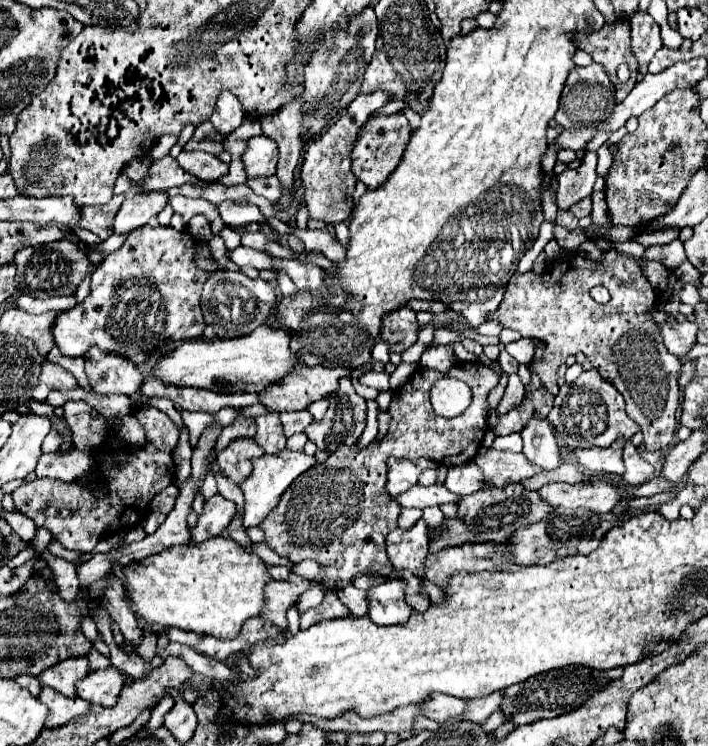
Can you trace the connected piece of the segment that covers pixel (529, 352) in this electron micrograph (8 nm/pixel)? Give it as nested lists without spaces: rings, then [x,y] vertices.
[[[521,338],[506,345],[505,349],[519,364],[529,365],[534,355],[535,346],[530,339]]]

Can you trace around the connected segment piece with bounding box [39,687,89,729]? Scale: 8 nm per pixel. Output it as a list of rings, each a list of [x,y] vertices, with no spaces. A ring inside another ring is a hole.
[[[43,687],[41,693],[39,693],[39,701],[43,705],[47,705],[49,709],[49,715],[47,715],[47,729],[53,729],[53,727],[61,727],[65,725],[67,721],[71,721],[73,717],[77,715],[85,715],[87,709],[89,709],[89,703],[75,697],[75,699],[69,699],[61,693],[55,693],[53,689],[47,689]]]

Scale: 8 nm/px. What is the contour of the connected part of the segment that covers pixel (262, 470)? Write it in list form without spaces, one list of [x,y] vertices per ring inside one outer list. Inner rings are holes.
[[[283,449],[279,455],[263,455],[253,461],[253,475],[241,483],[241,491],[245,495],[245,513],[243,513],[243,527],[261,525],[261,521],[277,507],[281,493],[293,483],[295,477],[305,473],[309,467],[315,465],[315,457],[309,457],[301,451],[287,451]]]

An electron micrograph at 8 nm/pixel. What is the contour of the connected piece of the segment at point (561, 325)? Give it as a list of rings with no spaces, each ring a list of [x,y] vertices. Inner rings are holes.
[[[613,249],[605,252],[603,263],[593,263],[581,253],[563,253],[561,261],[549,265],[543,275],[529,271],[521,277],[513,277],[491,319],[507,329],[519,331],[523,337],[545,343],[543,357],[533,361],[529,369],[539,375],[541,385],[551,395],[559,391],[557,369],[569,355],[583,353],[601,377],[611,381],[625,397],[627,415],[639,423],[645,449],[659,451],[669,447],[677,429],[675,413],[681,397],[677,379],[681,375],[681,363],[665,349],[659,329],[651,321],[657,293],[643,277],[641,263],[643,261],[631,257],[621,257]],[[595,285],[609,289],[609,303],[599,305],[589,297]]]

